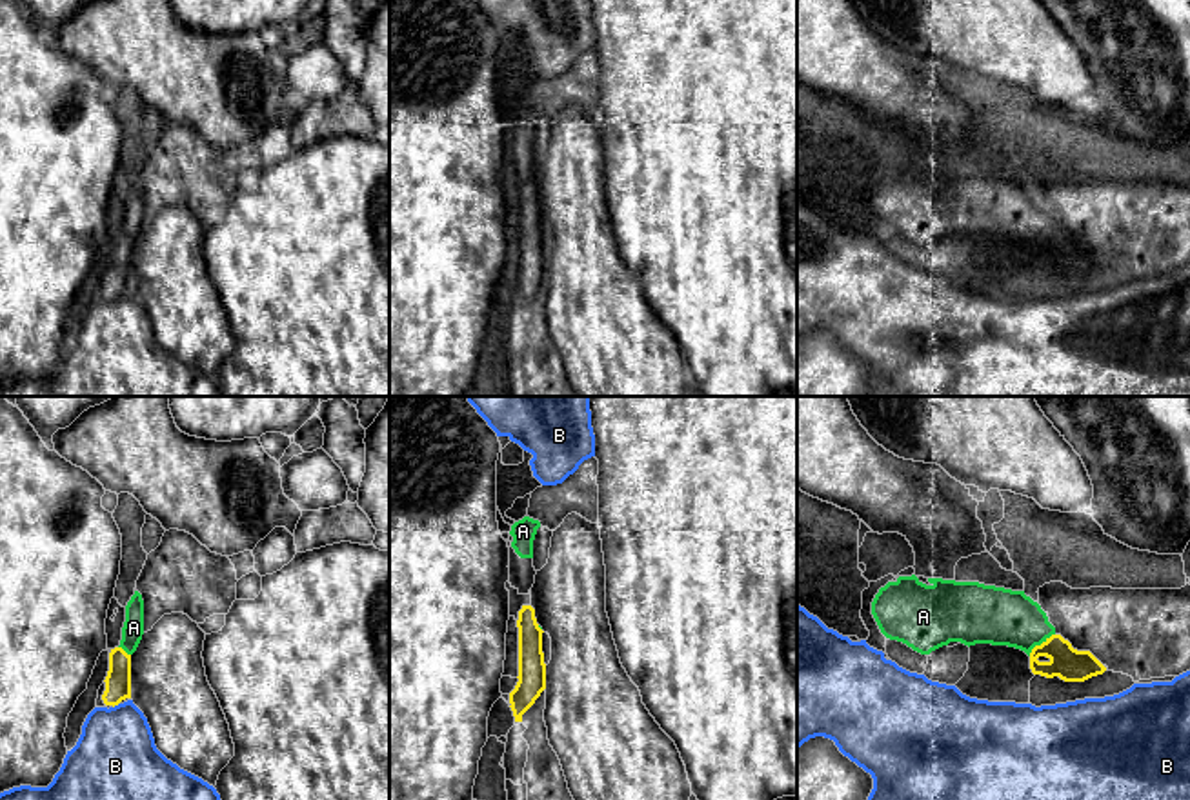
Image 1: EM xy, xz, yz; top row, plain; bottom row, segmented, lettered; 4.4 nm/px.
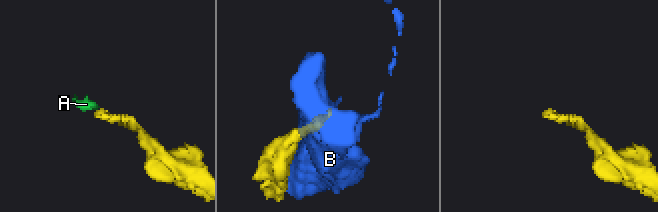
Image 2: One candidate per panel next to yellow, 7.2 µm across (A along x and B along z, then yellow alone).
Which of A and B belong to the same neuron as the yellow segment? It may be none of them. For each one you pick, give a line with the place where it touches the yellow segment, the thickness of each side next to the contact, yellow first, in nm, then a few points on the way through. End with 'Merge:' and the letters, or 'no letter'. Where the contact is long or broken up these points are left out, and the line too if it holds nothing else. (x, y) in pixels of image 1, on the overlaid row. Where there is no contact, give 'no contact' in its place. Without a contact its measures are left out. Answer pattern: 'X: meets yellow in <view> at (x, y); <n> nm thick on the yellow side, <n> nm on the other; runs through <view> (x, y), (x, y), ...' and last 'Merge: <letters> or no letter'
A: meets yellow in yz at (1041, 644); 150 nm thick on the yellow side, 260 nm on the other; runs through yz (1068, 664), (1041, 644), (1014, 619), (994, 615)
Merge: A

